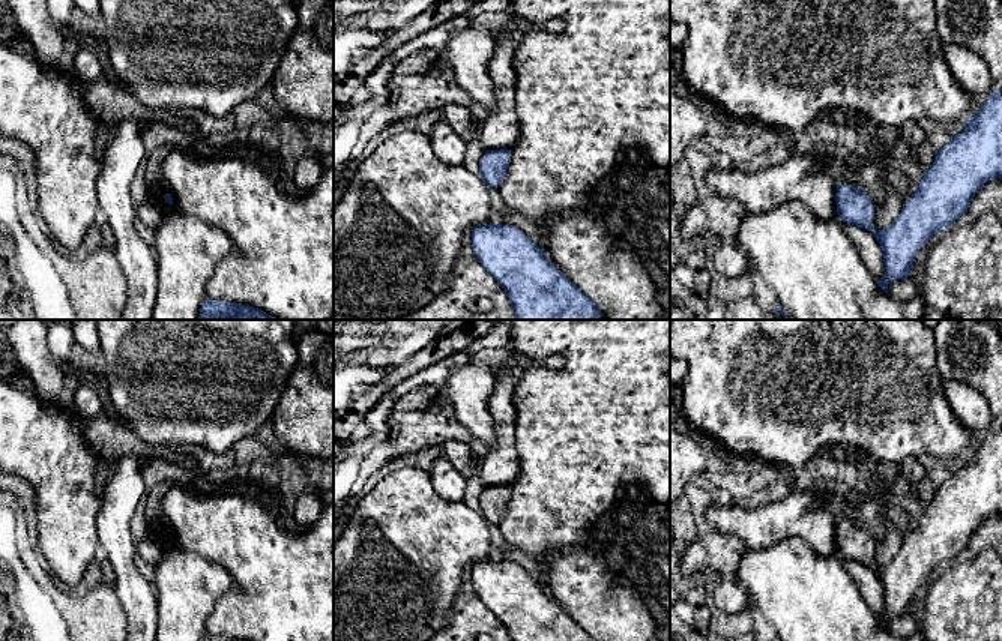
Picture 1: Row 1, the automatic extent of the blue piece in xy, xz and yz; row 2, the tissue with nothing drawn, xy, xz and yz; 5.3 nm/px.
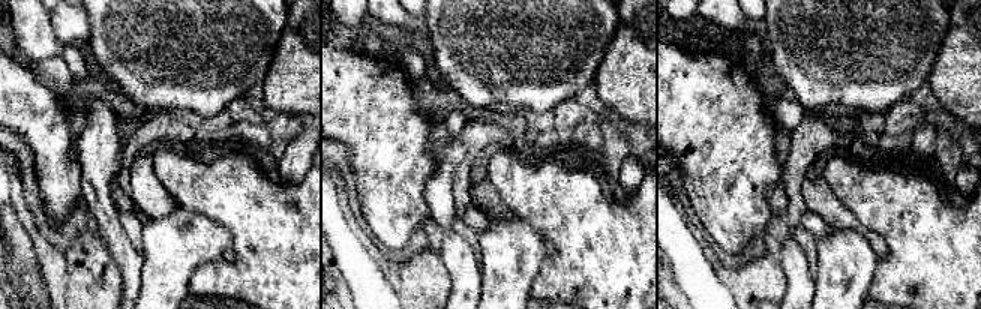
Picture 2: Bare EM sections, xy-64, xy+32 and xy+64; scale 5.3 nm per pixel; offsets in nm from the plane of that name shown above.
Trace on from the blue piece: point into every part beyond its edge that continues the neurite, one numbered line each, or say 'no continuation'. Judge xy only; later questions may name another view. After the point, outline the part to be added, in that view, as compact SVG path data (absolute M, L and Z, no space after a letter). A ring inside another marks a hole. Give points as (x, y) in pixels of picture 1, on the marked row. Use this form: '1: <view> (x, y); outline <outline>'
no continuation

